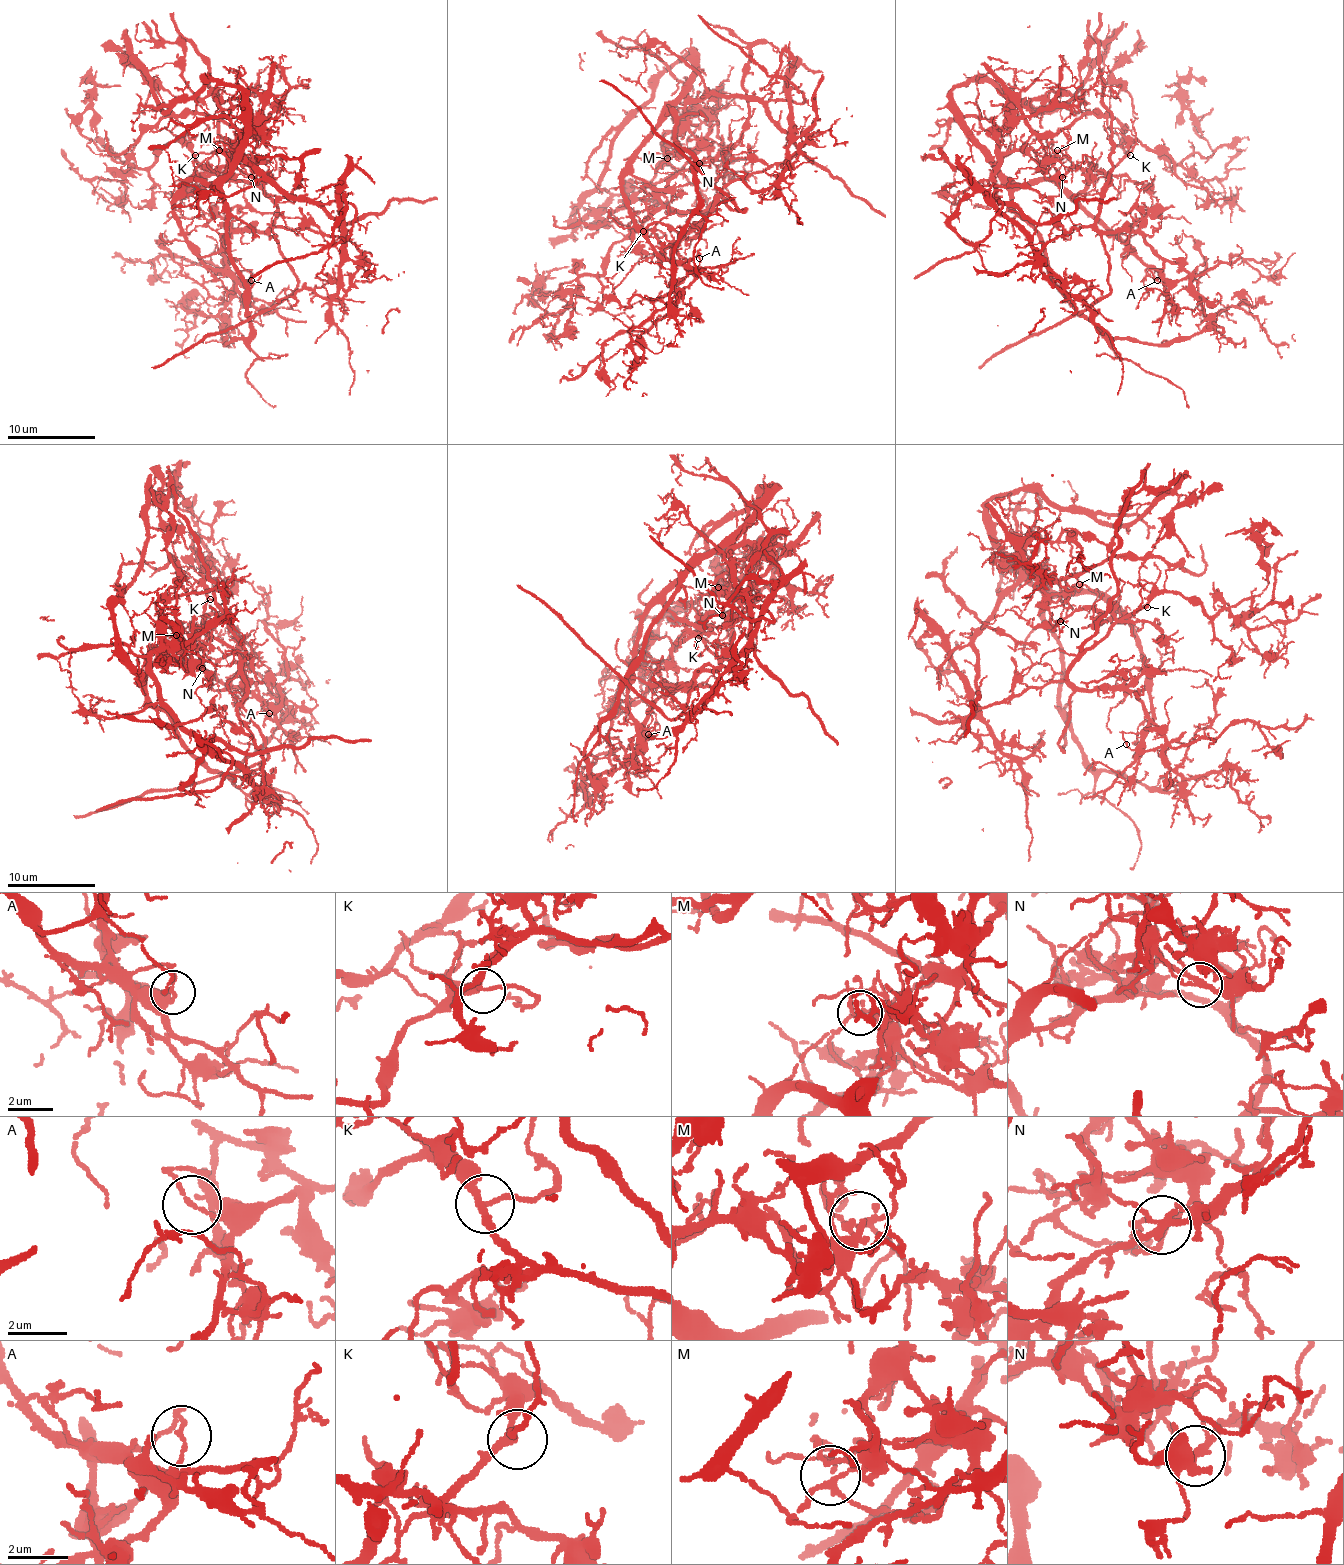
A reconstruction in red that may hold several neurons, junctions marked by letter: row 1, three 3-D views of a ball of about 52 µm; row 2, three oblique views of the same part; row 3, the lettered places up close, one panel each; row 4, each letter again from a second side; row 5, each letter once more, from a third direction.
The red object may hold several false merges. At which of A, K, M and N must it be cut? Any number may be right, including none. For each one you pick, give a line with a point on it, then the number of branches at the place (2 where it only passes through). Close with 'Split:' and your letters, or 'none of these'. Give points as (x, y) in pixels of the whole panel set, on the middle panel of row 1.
A: at (699, 258); 2 branches meet
N: at (699, 163); 5 branches meet
Split: A, N

